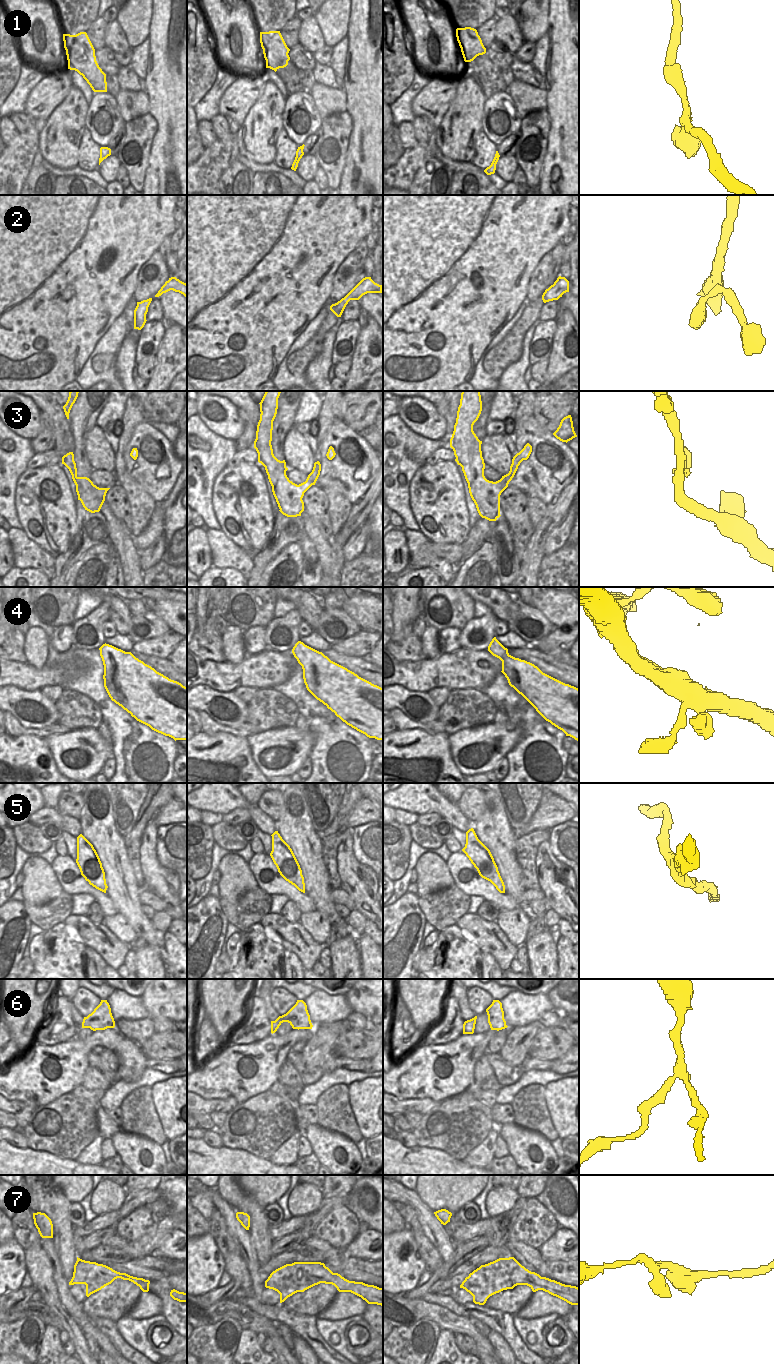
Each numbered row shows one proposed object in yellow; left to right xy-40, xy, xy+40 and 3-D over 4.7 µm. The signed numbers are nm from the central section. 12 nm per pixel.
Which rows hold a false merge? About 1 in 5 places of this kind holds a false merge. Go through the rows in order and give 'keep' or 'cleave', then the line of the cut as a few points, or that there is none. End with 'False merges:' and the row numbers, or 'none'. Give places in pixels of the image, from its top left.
1: keep; cut none
2: keep; cut none
3: keep; cut none
4: keep; cut none
5: keep; cut none
6: keep; cut none
7: keep; cut none
False merges: none

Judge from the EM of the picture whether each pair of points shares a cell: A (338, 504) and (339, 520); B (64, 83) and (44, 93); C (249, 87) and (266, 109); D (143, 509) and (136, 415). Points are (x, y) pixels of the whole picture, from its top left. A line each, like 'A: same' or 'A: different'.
A: same
B: same
C: different
D: same

